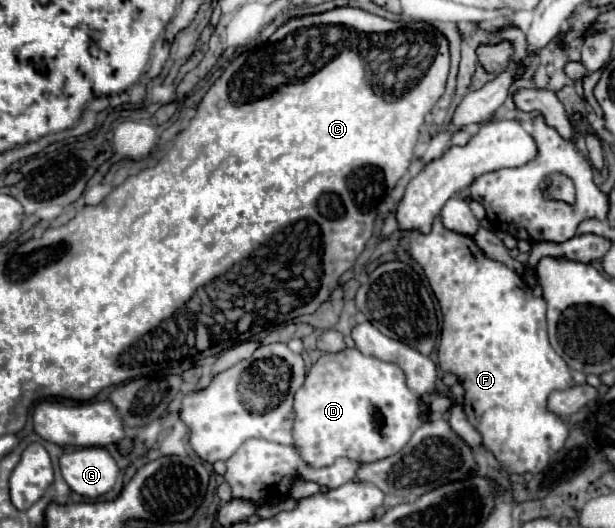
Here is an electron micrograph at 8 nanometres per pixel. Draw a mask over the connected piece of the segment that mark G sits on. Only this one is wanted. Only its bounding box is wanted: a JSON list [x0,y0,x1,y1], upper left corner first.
[61,448,119,498]

